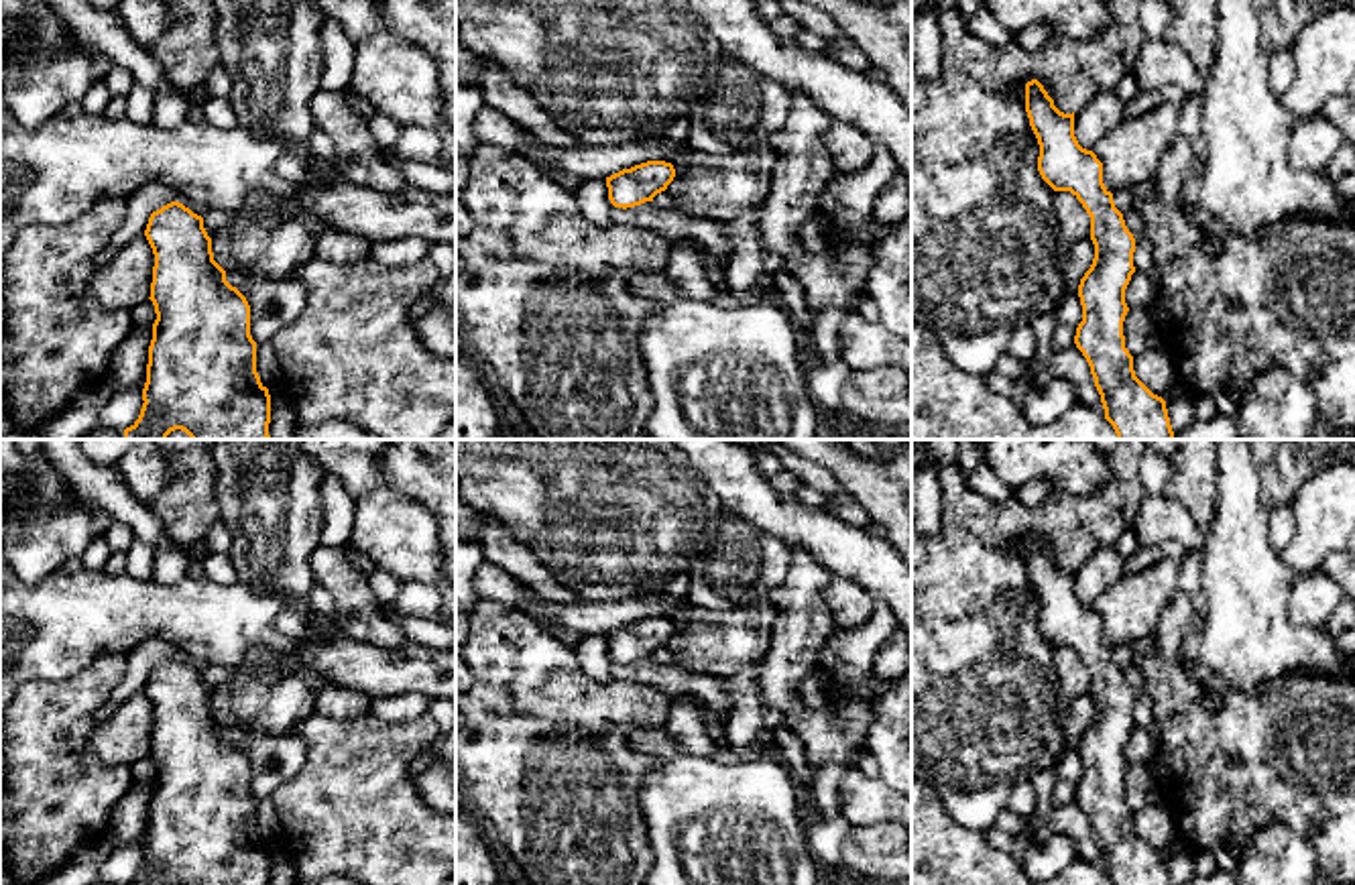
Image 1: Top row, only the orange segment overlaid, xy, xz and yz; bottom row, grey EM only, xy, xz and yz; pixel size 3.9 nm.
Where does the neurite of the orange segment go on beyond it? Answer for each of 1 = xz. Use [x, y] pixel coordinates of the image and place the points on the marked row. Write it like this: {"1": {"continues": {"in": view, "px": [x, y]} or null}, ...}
{"1": {"continues": null}}

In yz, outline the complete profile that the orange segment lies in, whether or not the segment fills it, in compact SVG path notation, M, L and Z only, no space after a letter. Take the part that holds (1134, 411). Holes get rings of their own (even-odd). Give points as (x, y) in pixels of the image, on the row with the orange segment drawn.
M1038 79L1025 83L1025 112L1040 144L1042 179L1054 191L1070 191L1091 216L1095 258L1078 285L1082 321L1074 344L1091 366L1105 419L1117 439L1174 439L1166 401L1135 376L1125 348L1125 289L1135 273L1135 238L1103 183L1103 163L1078 144L1074 112L1060 112Z

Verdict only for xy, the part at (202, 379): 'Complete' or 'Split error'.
Complete

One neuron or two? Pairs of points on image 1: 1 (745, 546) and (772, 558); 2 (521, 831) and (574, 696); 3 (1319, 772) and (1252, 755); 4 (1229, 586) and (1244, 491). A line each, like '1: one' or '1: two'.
1: one
2: one
3: one
4: one

